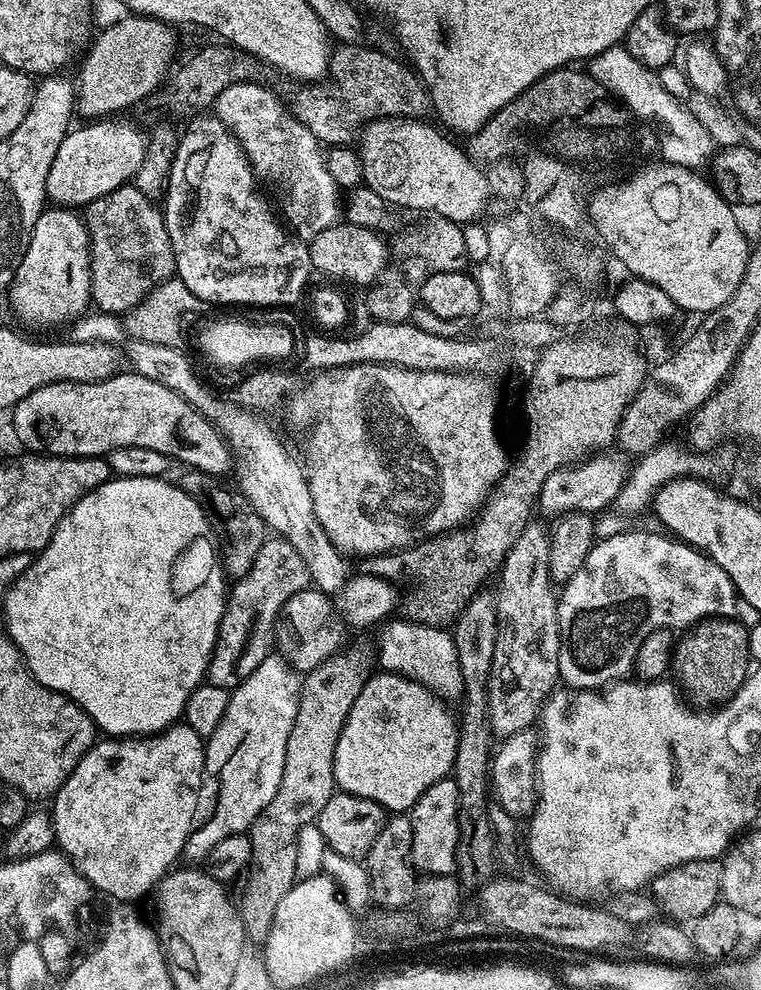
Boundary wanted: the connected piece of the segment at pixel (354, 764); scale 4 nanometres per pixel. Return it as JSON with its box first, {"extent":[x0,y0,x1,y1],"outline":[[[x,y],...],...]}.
{"extent":[334,670,460,814],"outline":[[[380,670],[377,673],[377,676],[369,675],[365,679],[362,686],[362,694],[358,694],[358,698],[354,698],[354,706],[350,706],[350,714],[346,718],[346,726],[342,726],[342,734],[338,738],[338,746],[334,750],[334,778],[339,791],[349,792],[360,798],[370,798],[374,802],[378,802],[389,813],[404,814],[414,807],[418,802],[418,798],[422,798],[422,794],[426,790],[430,790],[430,786],[434,786],[434,782],[452,776],[454,758],[458,754],[460,729],[457,717],[448,713],[447,706],[440,701],[443,699],[426,685],[420,684],[416,680],[411,680],[408,676],[401,676],[398,672]]]}

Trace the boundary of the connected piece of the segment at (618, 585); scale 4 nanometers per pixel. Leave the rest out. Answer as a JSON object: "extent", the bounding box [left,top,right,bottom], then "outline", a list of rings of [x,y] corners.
{"extent":[558,530,738,690],"outline":[[[631,530],[597,539],[590,554],[586,554],[586,562],[582,562],[580,569],[563,585],[558,599],[560,680],[569,688],[593,690],[623,681],[627,677],[624,675],[635,669],[636,655],[642,642],[646,642],[646,638],[650,638],[650,634],[659,628],[688,630],[701,621],[732,618],[737,615],[738,605],[734,582],[730,582],[726,570],[722,570],[718,562],[691,544],[685,544],[683,540],[643,530]]]}

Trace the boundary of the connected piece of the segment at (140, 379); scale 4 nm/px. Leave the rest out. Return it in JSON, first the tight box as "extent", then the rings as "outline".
{"extent":[13,370,234,478],"outline":[[[131,370],[98,382],[42,386],[18,401],[13,412],[18,436],[32,454],[104,458],[122,446],[146,446],[184,468],[197,468],[217,478],[234,468],[233,450],[214,424],[174,390]]]}

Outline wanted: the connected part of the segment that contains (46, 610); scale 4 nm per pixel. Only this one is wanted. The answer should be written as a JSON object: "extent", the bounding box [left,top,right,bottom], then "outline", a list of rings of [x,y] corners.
{"extent":[2,478,230,738],"outline":[[[109,478],[102,486],[83,496],[60,519],[50,542],[33,560],[36,561],[24,573],[17,575],[7,599],[2,603],[2,609],[8,619],[6,631],[24,655],[34,678],[38,678],[42,686],[70,698],[108,738],[143,738],[163,732],[177,723],[185,715],[187,700],[192,696],[192,692],[205,683],[230,591],[226,571],[218,559],[214,524],[205,505],[186,494],[168,478]]]}

